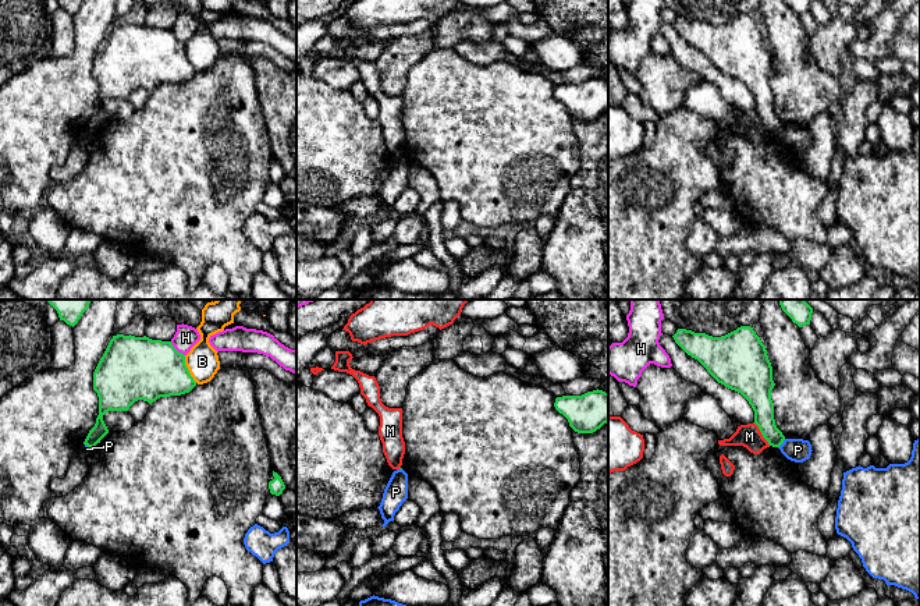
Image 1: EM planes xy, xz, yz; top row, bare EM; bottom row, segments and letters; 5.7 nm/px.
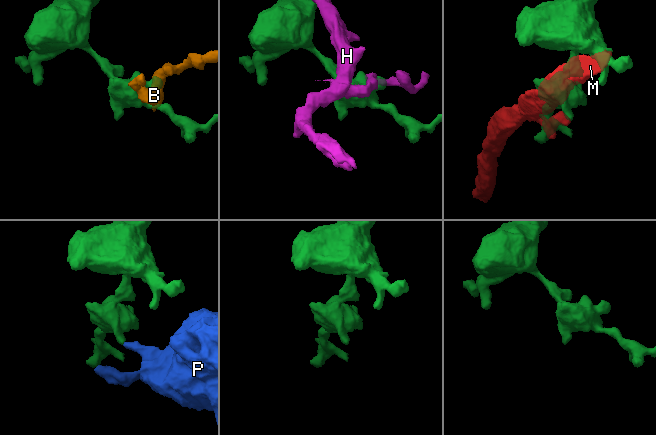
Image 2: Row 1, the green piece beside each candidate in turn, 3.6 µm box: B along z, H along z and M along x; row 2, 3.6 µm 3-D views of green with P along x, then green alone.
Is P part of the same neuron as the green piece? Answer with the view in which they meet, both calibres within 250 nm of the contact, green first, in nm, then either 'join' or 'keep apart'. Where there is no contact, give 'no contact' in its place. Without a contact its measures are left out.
yz | 120/140 nm | keep apart

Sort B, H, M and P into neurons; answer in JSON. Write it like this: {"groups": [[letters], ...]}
{"groups": [["B"], ["H"], ["M"], ["P"]]}

